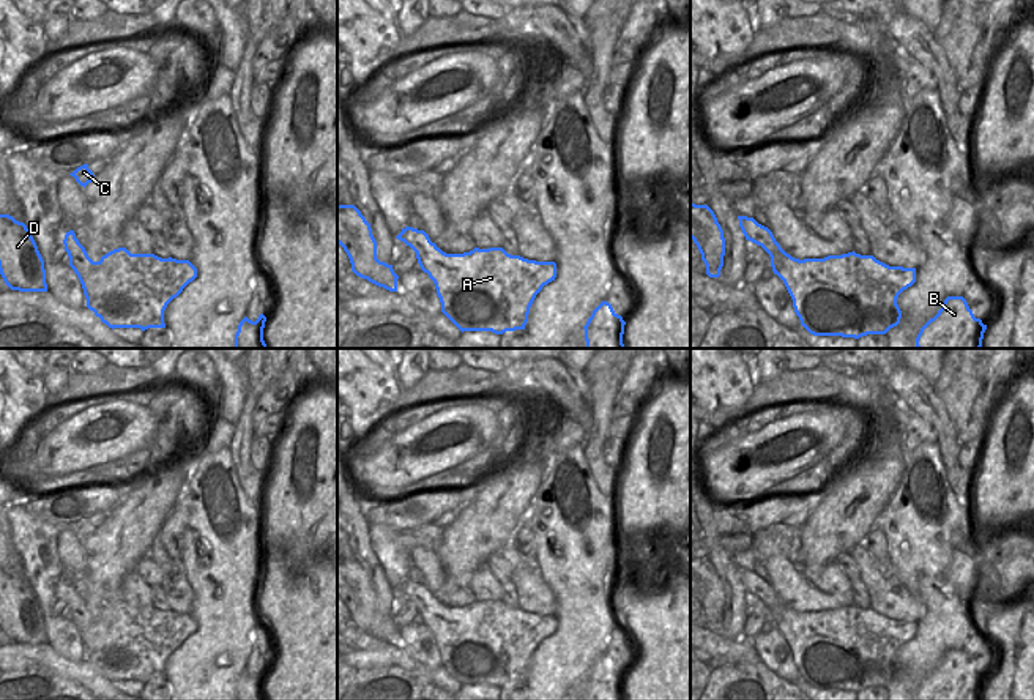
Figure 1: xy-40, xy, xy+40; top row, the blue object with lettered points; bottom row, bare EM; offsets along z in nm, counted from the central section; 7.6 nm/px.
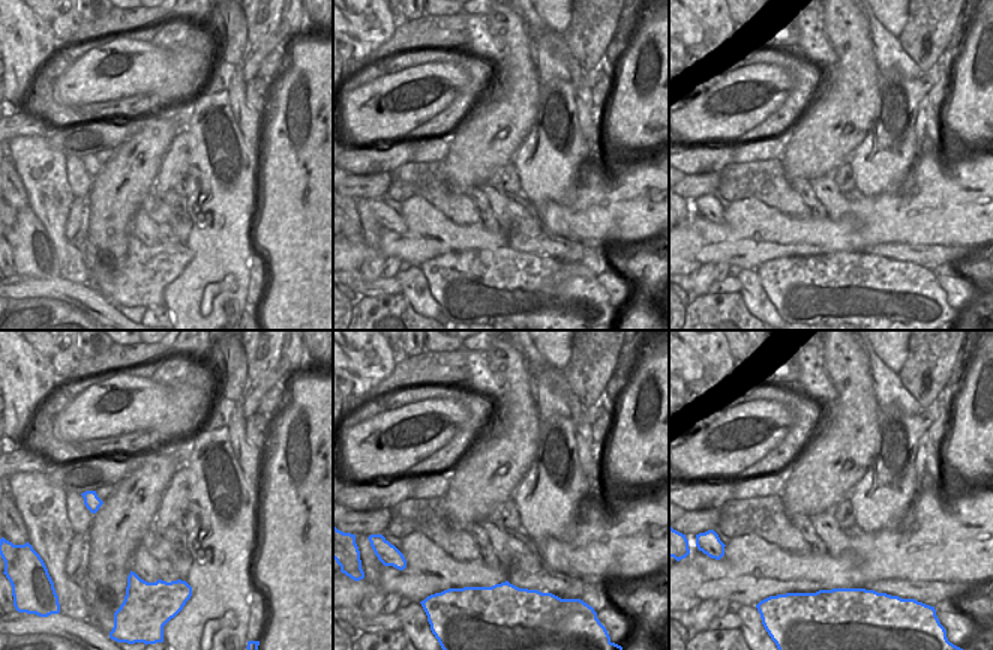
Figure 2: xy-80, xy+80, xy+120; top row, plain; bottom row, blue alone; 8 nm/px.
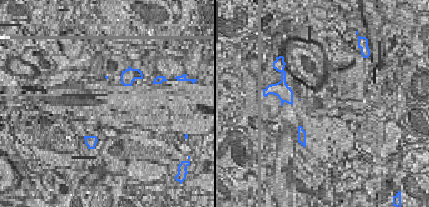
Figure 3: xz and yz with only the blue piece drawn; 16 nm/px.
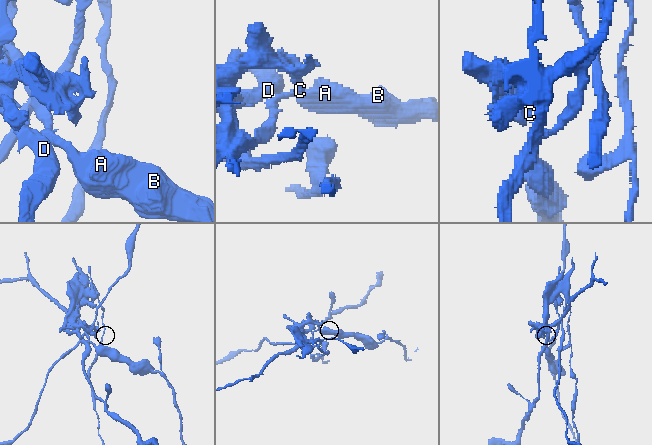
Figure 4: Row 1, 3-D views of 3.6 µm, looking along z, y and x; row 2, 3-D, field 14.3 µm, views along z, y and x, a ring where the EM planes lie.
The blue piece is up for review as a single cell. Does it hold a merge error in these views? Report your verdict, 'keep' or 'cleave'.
cleave

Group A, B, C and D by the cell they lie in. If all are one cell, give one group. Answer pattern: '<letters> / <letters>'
A B / C D

